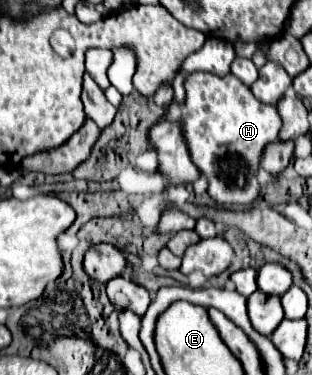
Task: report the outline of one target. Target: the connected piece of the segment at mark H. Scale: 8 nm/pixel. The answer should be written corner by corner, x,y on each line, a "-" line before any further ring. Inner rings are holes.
192,72
186,80
186,102
172,102
162,120
180,120
184,124
184,136
192,162
208,178
208,194
216,200
216,204
250,204
258,196
258,160
264,146
278,138
282,124
276,106
256,100
250,88
234,74
216,76
208,72
-
220,158
238,162
220,162

